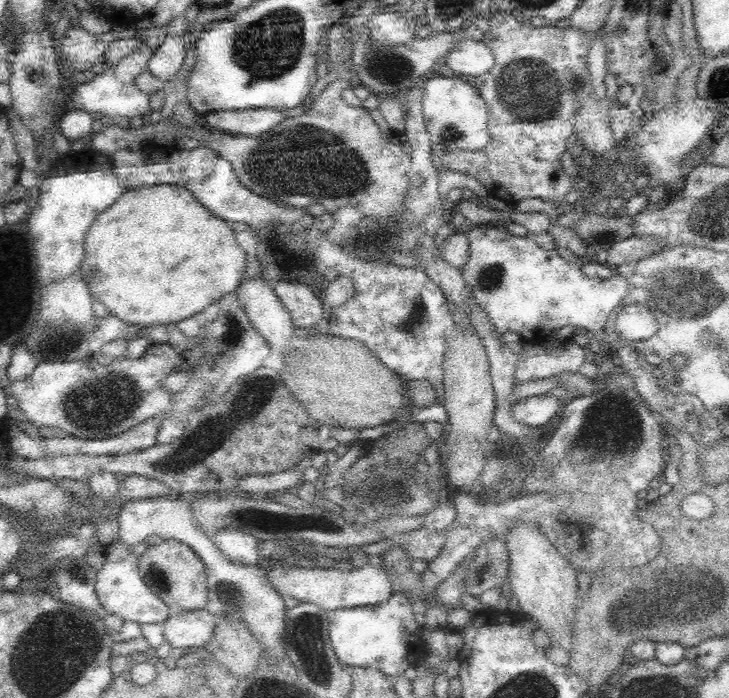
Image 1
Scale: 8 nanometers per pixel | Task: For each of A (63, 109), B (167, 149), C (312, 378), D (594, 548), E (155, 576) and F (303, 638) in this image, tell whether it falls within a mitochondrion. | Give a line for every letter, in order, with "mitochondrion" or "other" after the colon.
A: other
B: other
C: other
D: other
E: mitochondrion
F: mitochondrion

